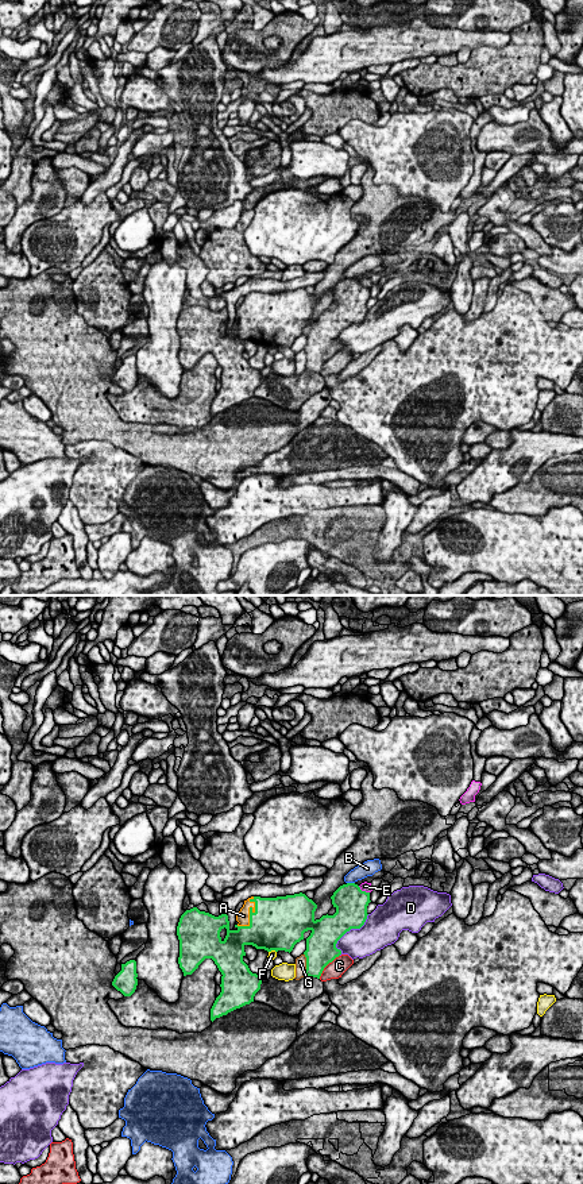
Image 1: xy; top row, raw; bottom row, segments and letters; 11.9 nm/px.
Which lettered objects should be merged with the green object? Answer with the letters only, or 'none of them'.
A

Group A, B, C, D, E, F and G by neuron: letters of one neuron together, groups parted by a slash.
A / B / C / D / E / F / G

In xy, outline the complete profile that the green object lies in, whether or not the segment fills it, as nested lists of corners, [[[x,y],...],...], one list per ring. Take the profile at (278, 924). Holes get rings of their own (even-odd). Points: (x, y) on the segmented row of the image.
[[[355,883],[340,886],[331,899],[336,913],[316,919],[314,911],[317,905],[302,892],[277,898],[251,896],[244,900],[243,907],[236,913],[239,923],[235,925],[235,930],[229,929],[227,911],[215,917],[193,907],[181,915],[177,936],[179,940],[178,964],[184,976],[192,975],[205,959],[212,959],[223,975],[221,992],[211,1008],[212,1022],[250,1004],[260,990],[260,975],[252,973],[243,961],[246,945],[267,952],[285,950],[290,953],[294,945],[304,940],[304,933],[310,930],[312,933],[306,938],[306,950],[304,952],[306,957],[305,975],[320,979],[324,968],[341,954],[341,950],[336,948],[337,941],[351,929],[360,929],[364,925],[368,915],[367,906],[371,902],[370,892],[362,891]]]

